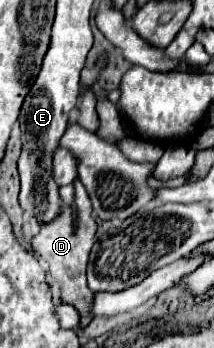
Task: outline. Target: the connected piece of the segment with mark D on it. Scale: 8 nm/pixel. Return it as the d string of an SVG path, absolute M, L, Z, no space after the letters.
M74 181L76 185L76 207L78 207L78 223L72 223L72 209L64 207L62 213L48 223L48 227L40 227L40 231L32 240L32 247L50 265L50 275L56 277L62 283L62 301L76 307L80 313L80 325L86 327L94 315L92 315L92 305L94 305L94 295L88 291L86 285L86 263L90 249L94 245L94 233L96 233L96 223L92 219L92 205L88 199L88 193L84 191L84 185L80 181Z

